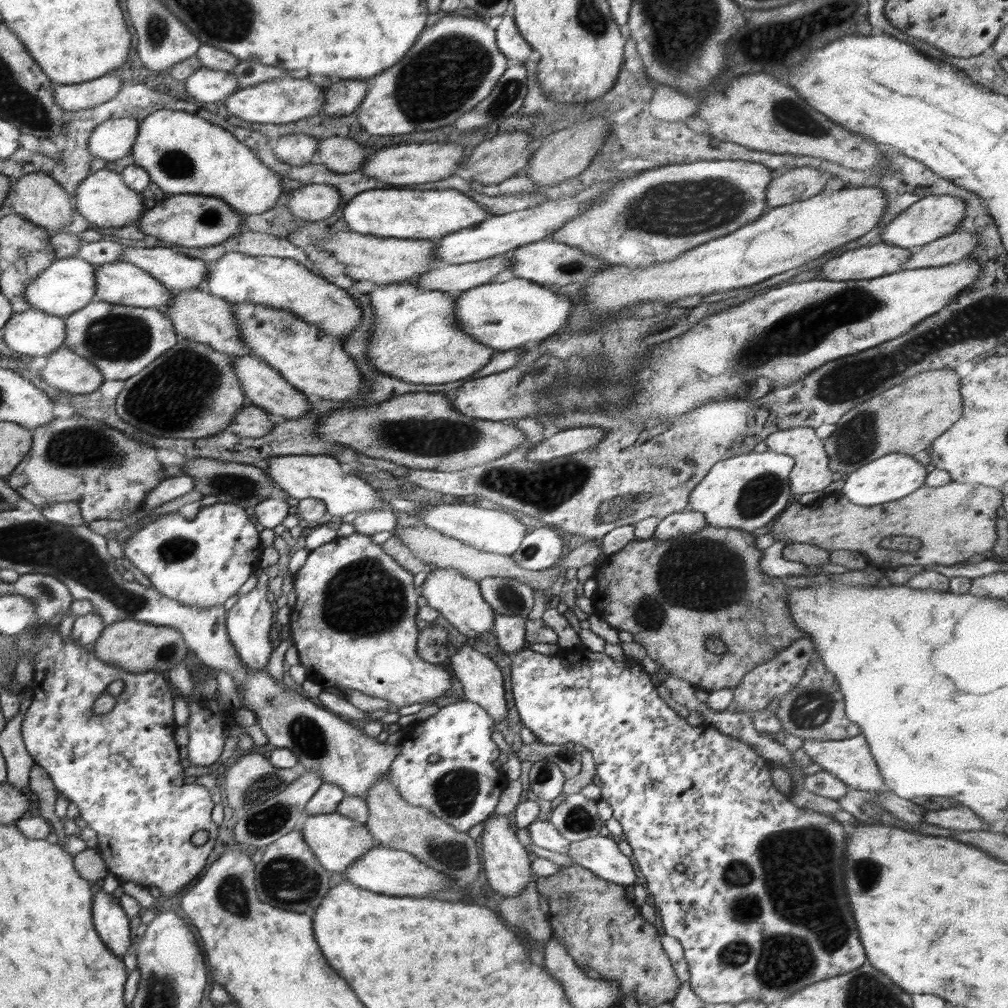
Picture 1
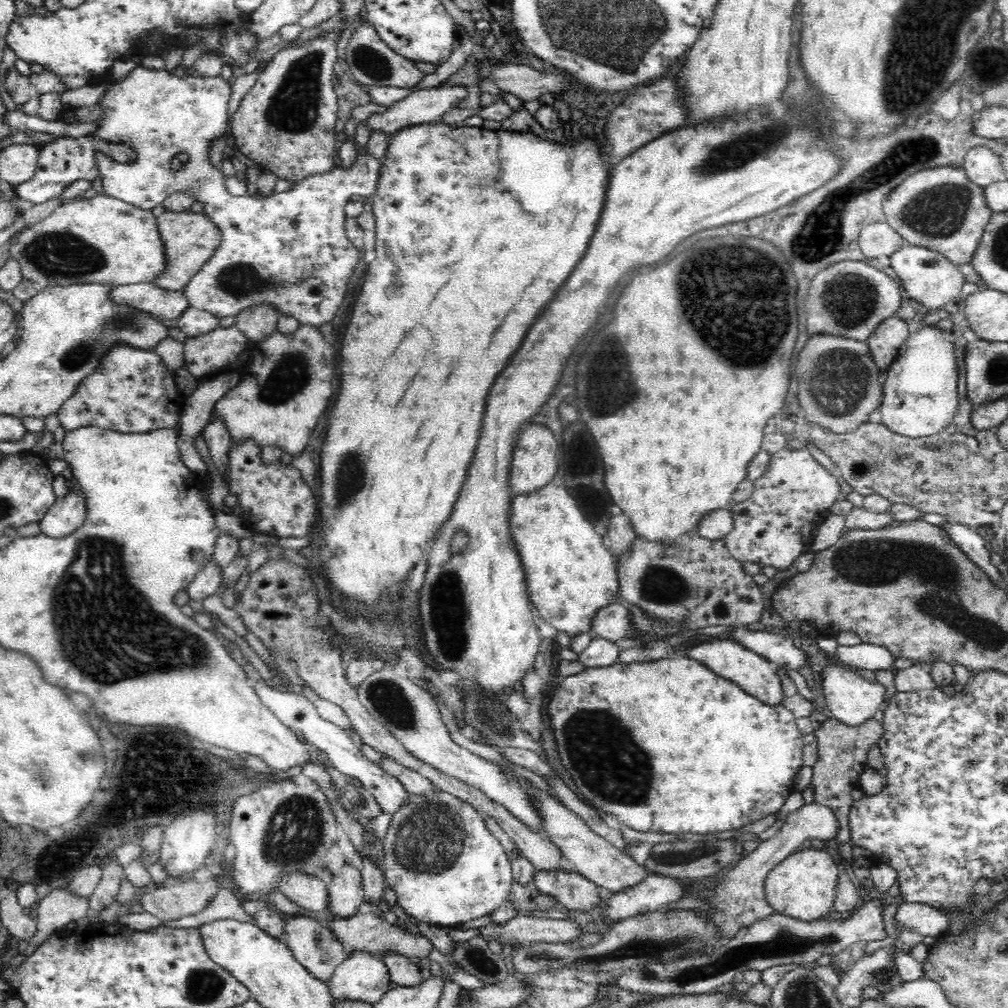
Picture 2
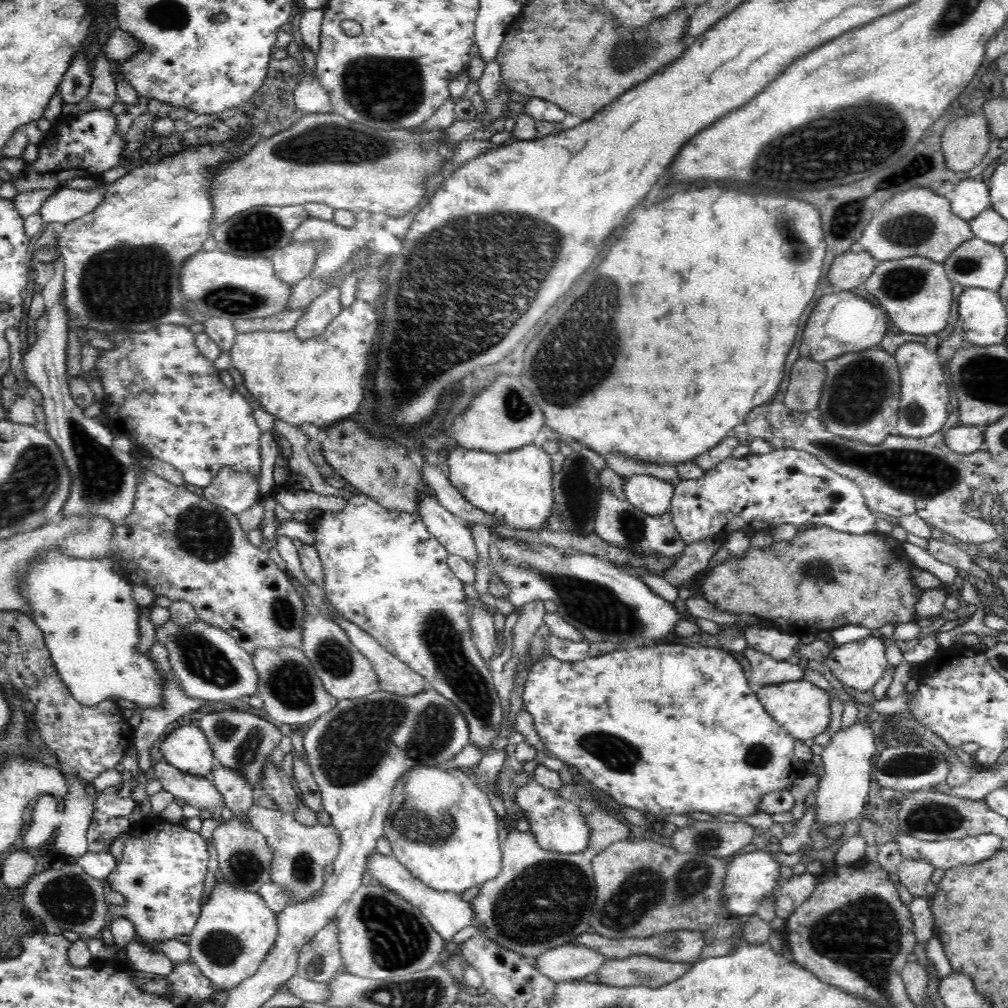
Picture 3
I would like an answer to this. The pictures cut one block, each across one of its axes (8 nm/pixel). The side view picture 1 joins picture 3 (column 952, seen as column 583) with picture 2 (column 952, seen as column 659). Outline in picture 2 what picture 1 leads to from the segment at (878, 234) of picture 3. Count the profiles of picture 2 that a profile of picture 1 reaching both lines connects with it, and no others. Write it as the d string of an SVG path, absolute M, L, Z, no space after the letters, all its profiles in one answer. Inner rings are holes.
M942 166L912 174L883 200L885 221L906 244L929 248L943 254L955 265L971 262L990 222L990 207L984 189L967 177L963 167Z

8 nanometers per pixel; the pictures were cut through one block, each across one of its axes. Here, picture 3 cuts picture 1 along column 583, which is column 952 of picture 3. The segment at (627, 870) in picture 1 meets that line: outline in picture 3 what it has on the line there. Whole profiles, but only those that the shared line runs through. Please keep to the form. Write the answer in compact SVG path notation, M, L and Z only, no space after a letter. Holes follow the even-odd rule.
M899 833L895 837L902 860L926 859L934 868L949 868L972 864L990 858L1002 848L1002 840L995 834L980 834L956 840L926 842Z

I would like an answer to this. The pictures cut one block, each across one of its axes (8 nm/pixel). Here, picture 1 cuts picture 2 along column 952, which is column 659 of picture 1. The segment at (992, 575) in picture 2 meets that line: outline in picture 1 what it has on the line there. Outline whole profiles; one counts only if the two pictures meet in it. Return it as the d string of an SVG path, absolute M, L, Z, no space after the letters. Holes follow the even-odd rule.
M695 510L674 512L661 519L653 538L670 540L671 538L678 538L682 534L686 536L698 532L706 525L707 520L703 512L696 512Z

